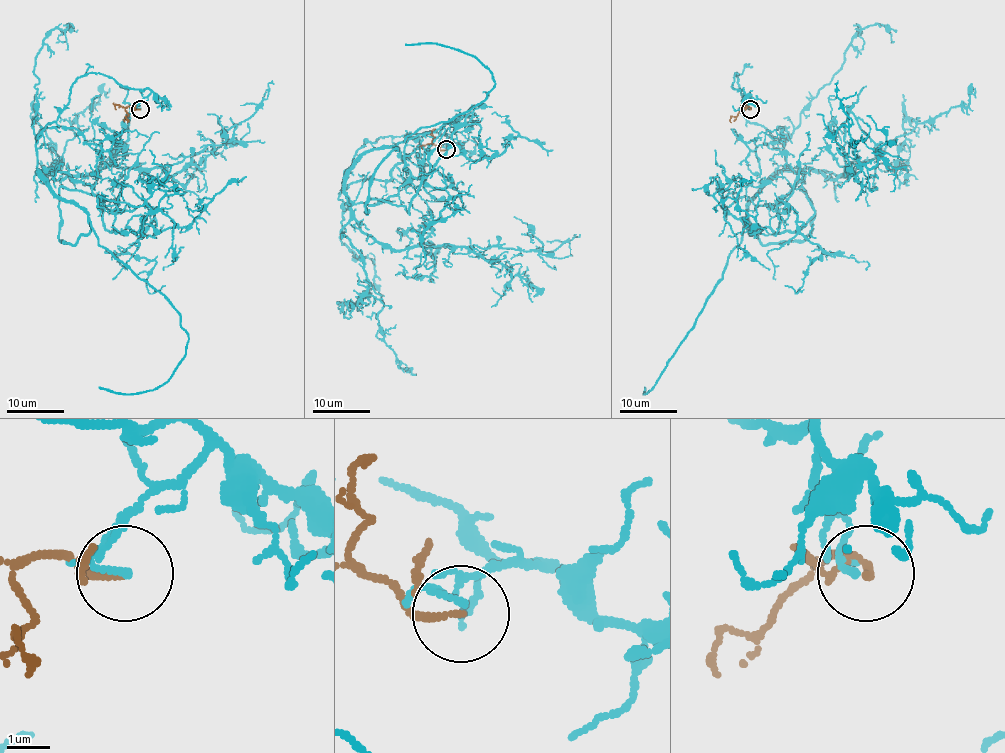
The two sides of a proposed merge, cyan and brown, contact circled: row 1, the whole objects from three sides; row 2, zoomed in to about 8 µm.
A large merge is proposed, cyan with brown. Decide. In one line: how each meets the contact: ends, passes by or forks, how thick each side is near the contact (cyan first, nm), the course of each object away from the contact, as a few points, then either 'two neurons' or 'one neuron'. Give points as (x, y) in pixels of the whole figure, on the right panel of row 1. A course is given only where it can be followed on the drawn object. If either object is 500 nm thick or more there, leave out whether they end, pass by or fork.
cyan ends; brown ends; calibres 130 and 170 nm; course cyan (750, 109), (737, 73), (742, 116), (782, 146), (787, 166), (750, 200), (694, 327), (644, 386); course brown (750, 109), (747, 106), (730, 122); two neurons

